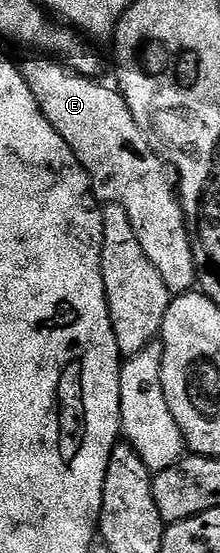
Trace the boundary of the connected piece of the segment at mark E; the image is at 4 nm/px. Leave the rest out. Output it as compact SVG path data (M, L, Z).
M36 58L19 65L24 81L30 86L30 94L38 102L42 114L54 126L58 134L74 150L78 162L86 170L92 183L92 192L97 201L117 204L126 210L130 218L130 226L134 226L134 235L142 245L146 258L154 262L154 270L162 274L162 282L166 282L169 292L183 294L197 287L196 263L192 253L192 243L188 240L188 222L184 218L184 210L180 206L178 184L174 179L171 167L146 142L146 138L138 130L134 122L134 114L130 114L130 106L126 106L124 95L115 87L107 88L99 84L99 79L91 76L80 76L71 68L52 58Z

